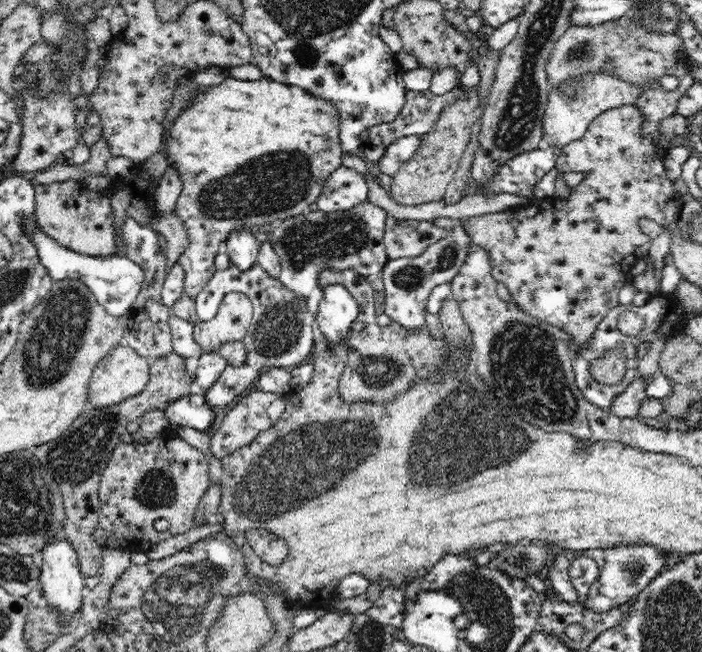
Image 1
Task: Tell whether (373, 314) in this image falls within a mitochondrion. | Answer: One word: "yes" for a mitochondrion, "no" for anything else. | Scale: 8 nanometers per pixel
no

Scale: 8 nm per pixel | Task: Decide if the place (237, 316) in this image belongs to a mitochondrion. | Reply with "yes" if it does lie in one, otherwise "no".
yes

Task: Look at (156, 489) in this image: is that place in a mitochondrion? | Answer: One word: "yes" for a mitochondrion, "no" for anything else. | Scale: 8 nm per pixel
yes

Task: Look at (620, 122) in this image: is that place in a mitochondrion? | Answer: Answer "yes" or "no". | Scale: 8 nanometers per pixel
no

